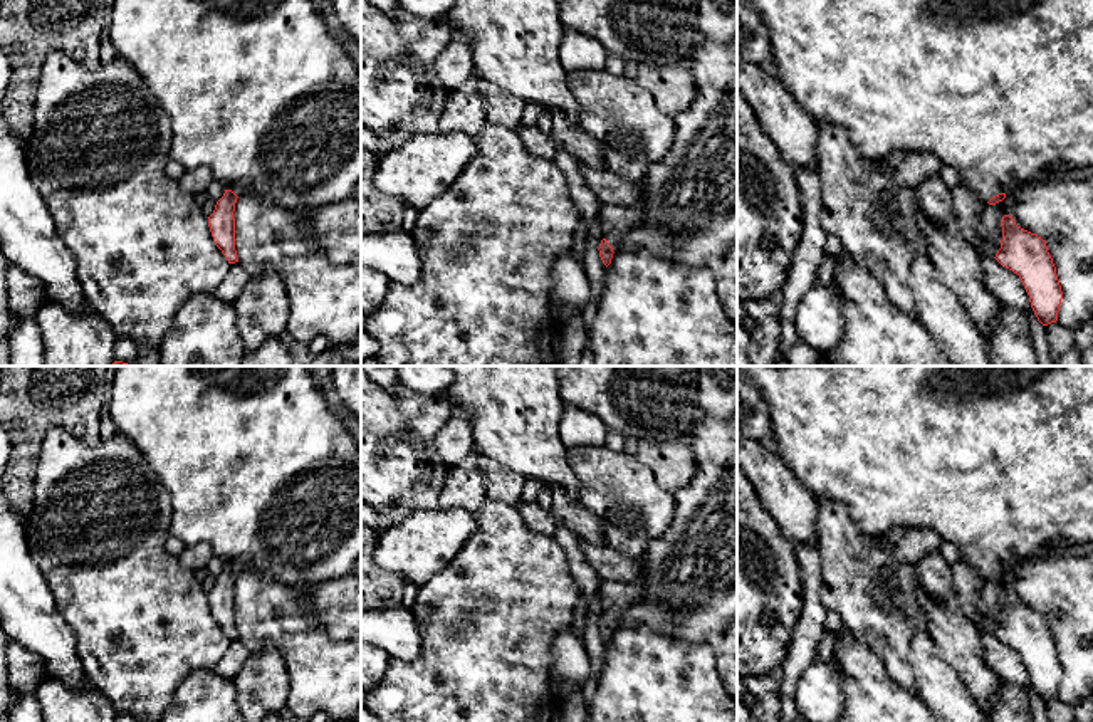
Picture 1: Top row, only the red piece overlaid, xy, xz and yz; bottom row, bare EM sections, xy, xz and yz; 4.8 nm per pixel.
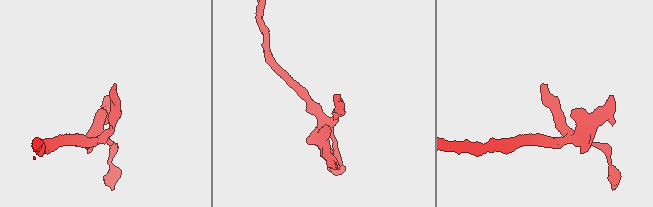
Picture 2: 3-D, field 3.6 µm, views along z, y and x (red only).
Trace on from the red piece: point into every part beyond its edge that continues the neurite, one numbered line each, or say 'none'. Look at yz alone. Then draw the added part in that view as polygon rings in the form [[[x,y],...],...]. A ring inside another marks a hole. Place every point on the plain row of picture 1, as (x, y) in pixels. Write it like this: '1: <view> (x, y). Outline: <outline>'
1: yz (998, 460). Outline: [[[737,366],[737,371],[745,374],[757,386],[767,403],[772,447],[777,457],[794,472],[816,500],[826,499],[845,505],[851,521],[871,539],[888,537],[895,527],[902,531],[913,527],[930,529],[945,542],[957,546],[984,578],[989,578],[999,569],[1006,569],[1017,559],[1029,557],[1043,547],[1071,547],[1093,542],[1093,366]]]

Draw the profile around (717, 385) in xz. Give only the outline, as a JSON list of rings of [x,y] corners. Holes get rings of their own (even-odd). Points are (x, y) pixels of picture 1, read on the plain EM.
[[[698,366],[698,406],[702,415],[729,420],[737,411],[737,366]]]

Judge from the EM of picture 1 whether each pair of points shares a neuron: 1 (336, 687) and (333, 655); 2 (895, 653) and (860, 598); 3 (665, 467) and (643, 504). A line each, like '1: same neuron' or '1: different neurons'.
1: same neuron
2: same neuron
3: different neurons

